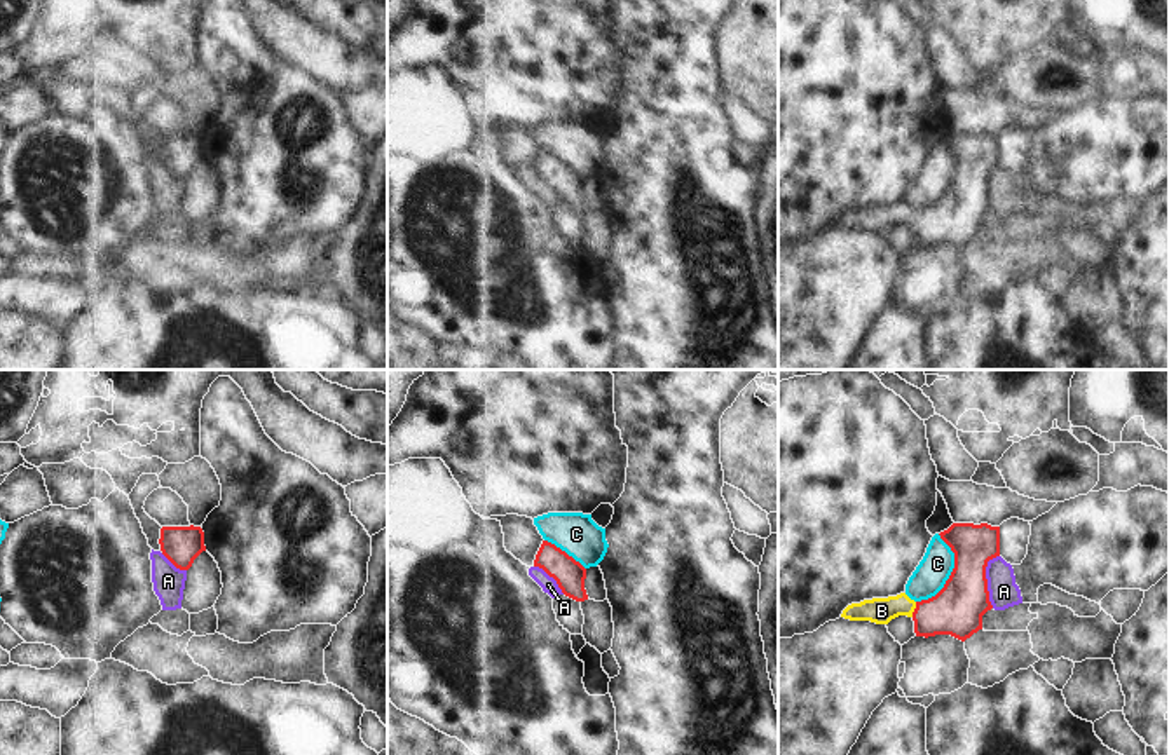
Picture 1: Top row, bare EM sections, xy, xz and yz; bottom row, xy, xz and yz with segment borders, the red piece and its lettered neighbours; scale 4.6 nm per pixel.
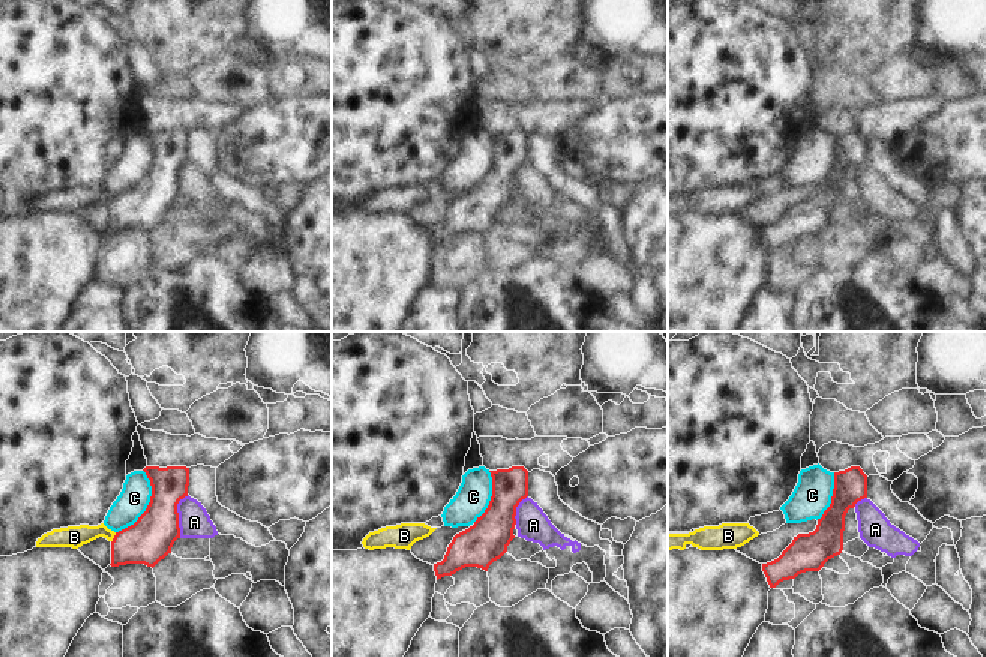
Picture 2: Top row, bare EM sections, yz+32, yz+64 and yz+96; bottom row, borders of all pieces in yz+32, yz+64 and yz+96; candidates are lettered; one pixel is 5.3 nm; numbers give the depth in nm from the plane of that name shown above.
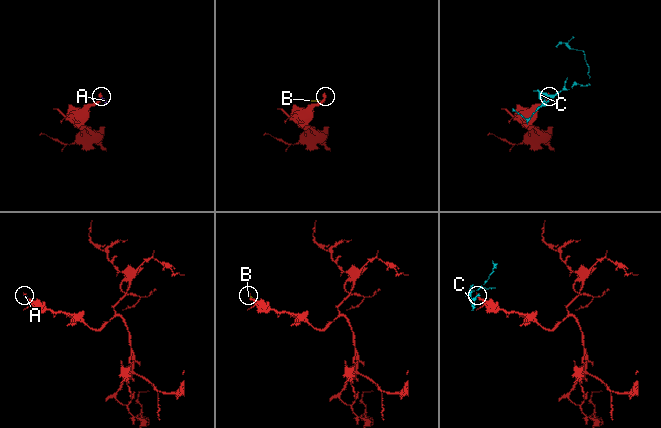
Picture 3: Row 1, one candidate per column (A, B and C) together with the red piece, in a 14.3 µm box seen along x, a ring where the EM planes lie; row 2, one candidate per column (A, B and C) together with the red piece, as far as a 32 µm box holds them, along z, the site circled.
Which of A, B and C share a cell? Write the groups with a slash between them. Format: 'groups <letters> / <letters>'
groups A / B / C

